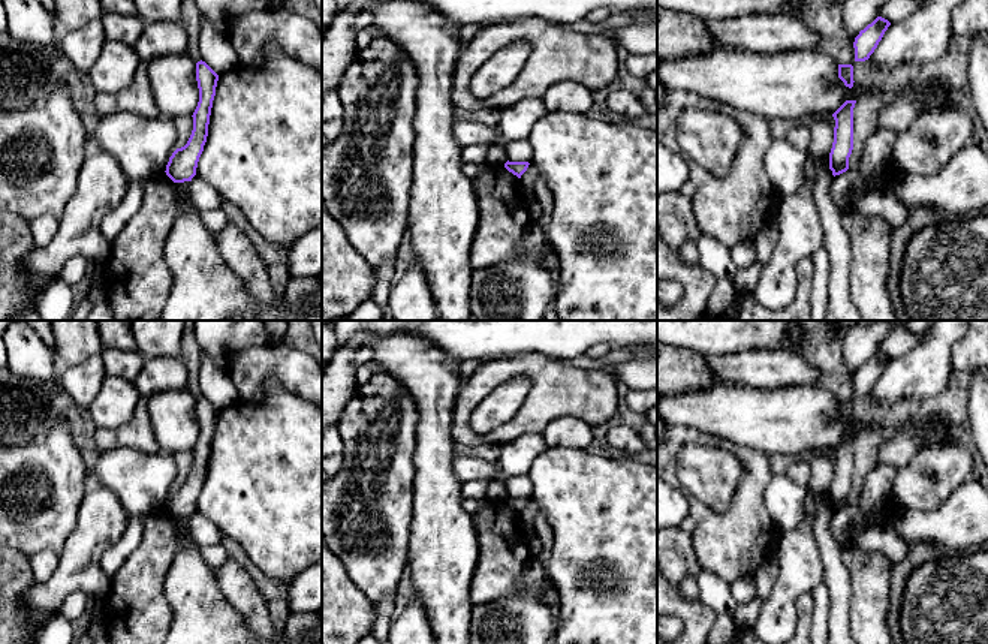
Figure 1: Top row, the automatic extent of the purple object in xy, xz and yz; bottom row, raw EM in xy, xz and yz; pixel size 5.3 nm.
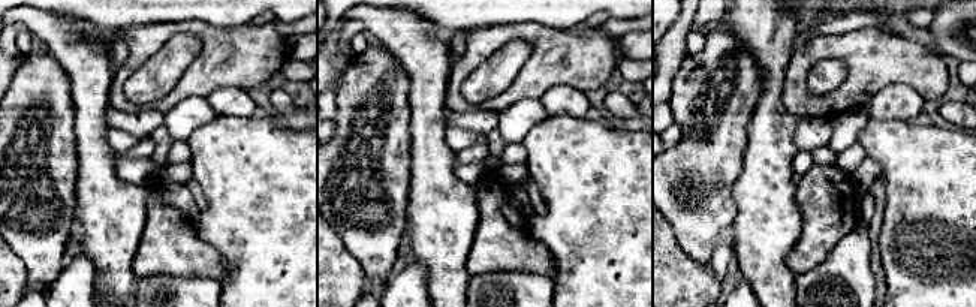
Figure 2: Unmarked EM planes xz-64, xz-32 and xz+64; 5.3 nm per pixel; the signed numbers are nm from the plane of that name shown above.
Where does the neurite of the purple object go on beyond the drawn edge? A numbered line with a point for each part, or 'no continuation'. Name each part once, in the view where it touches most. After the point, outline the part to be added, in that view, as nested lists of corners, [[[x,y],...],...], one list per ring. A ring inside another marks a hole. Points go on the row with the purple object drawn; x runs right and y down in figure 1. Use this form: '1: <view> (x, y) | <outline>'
no continuation

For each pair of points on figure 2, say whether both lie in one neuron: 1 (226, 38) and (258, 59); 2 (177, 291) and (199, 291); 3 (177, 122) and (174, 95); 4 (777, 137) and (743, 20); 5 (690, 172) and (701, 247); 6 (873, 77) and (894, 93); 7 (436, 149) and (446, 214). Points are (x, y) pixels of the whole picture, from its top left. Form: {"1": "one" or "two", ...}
{"1": "one", "2": "one", "3": "two", "4": "one", "5": "one", "6": "two", "7": "one"}

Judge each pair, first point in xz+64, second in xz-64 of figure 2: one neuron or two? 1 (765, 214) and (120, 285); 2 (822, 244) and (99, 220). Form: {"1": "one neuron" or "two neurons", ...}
{"1": "one neuron", "2": "two neurons"}

